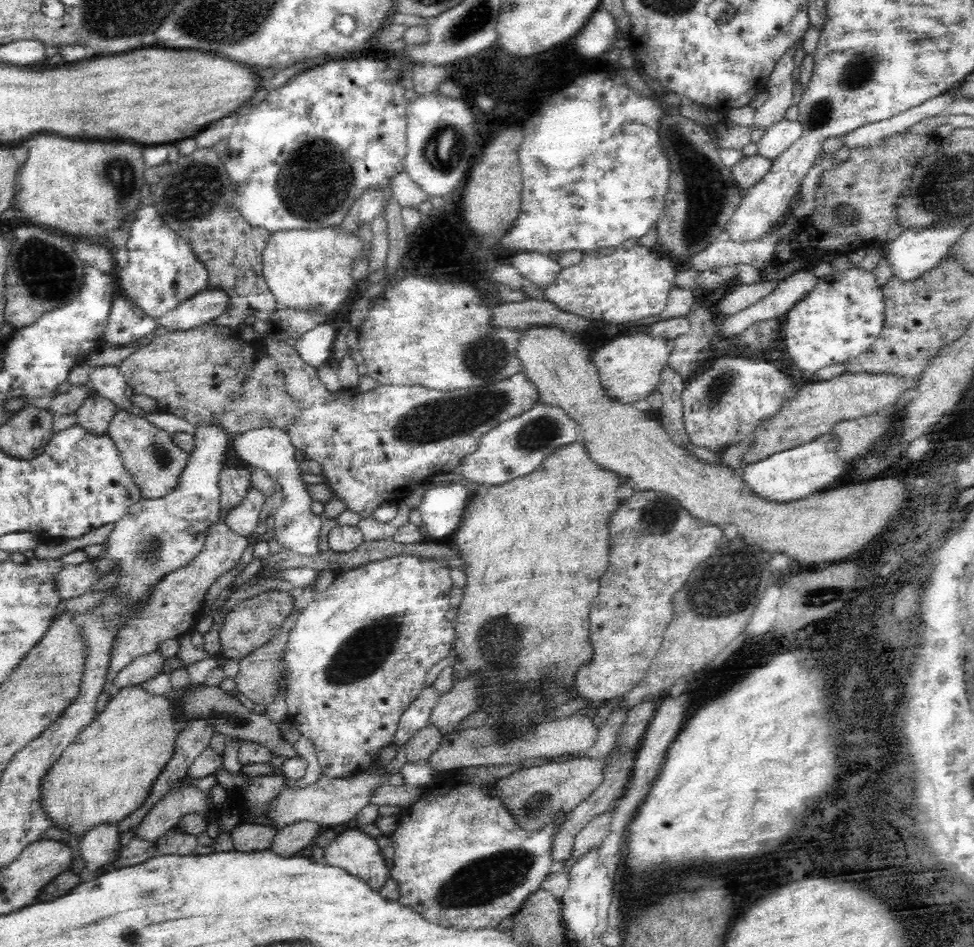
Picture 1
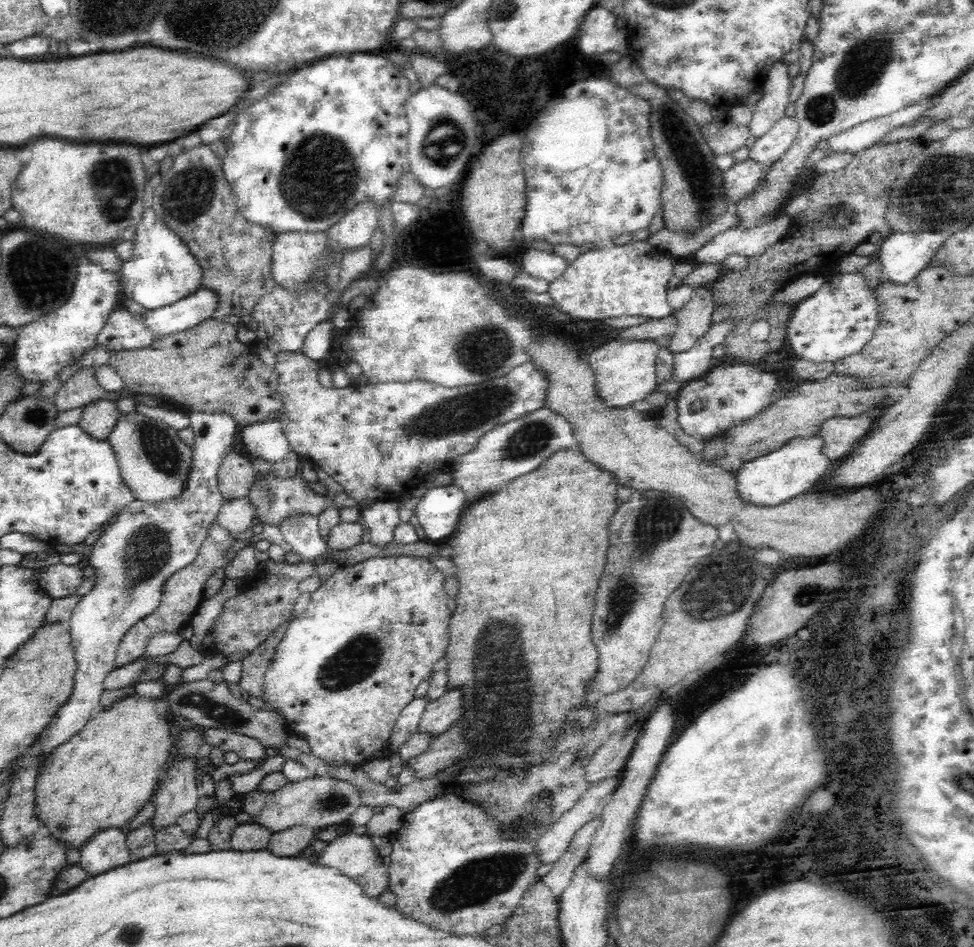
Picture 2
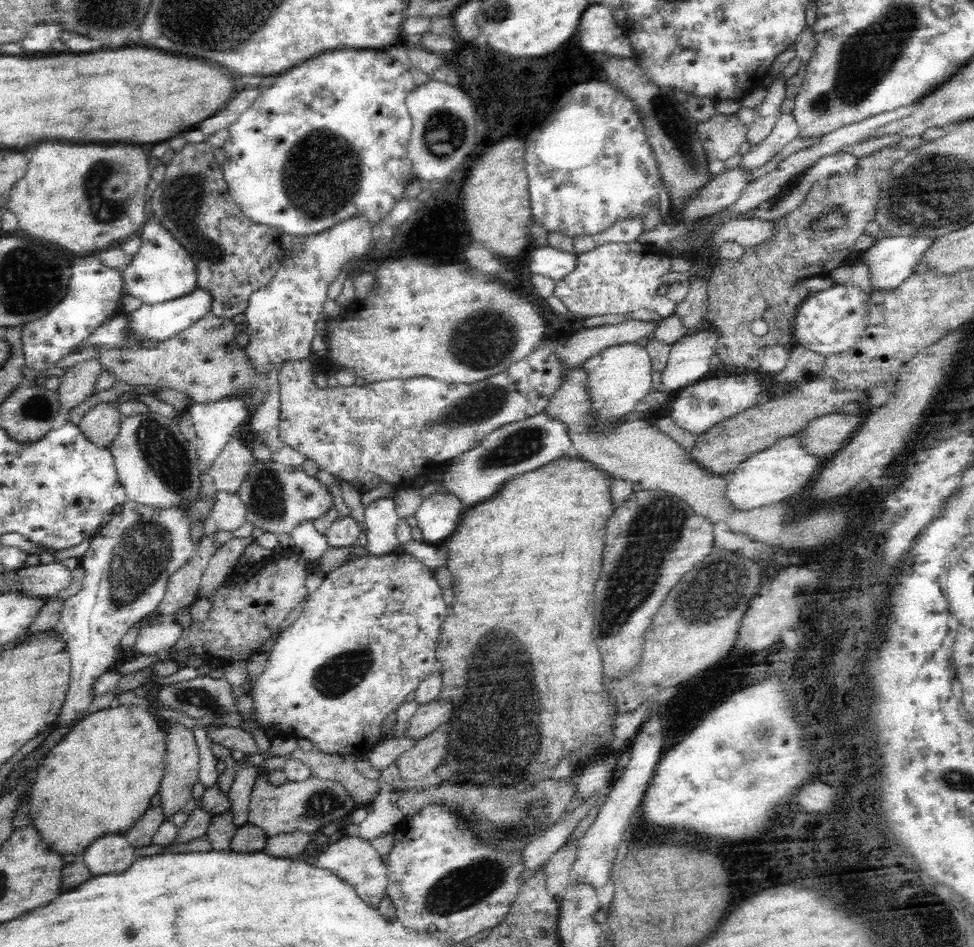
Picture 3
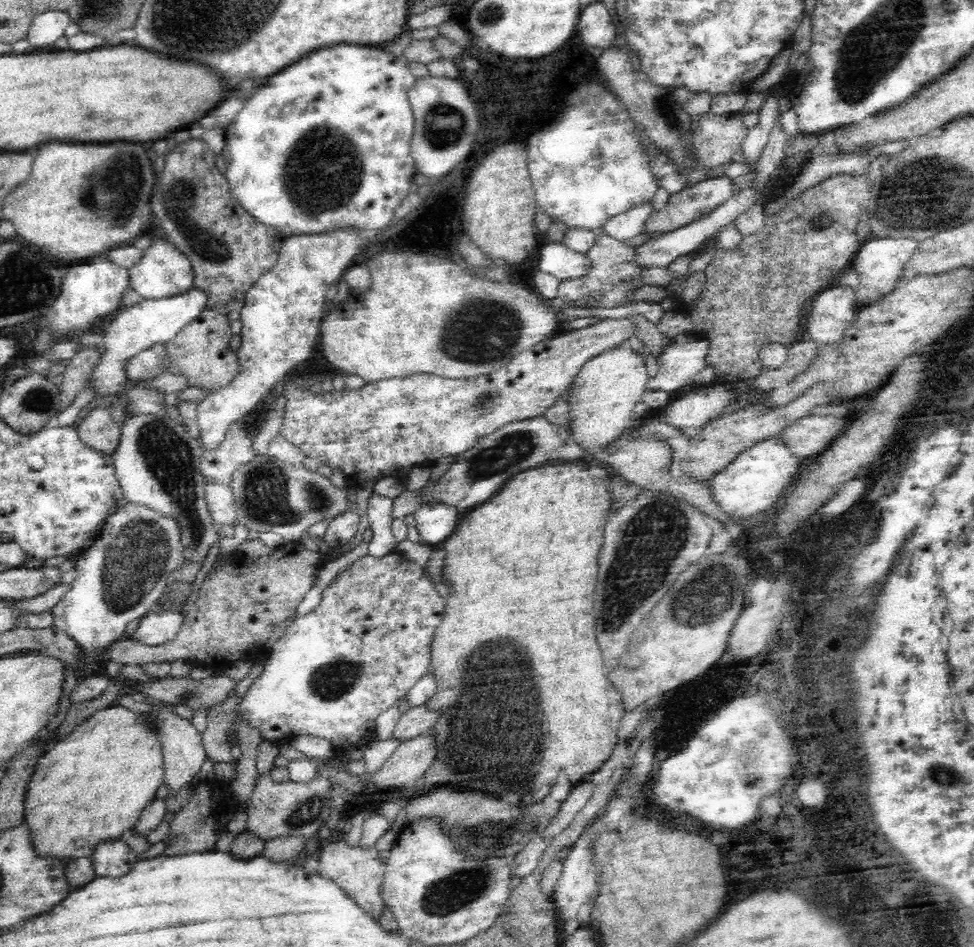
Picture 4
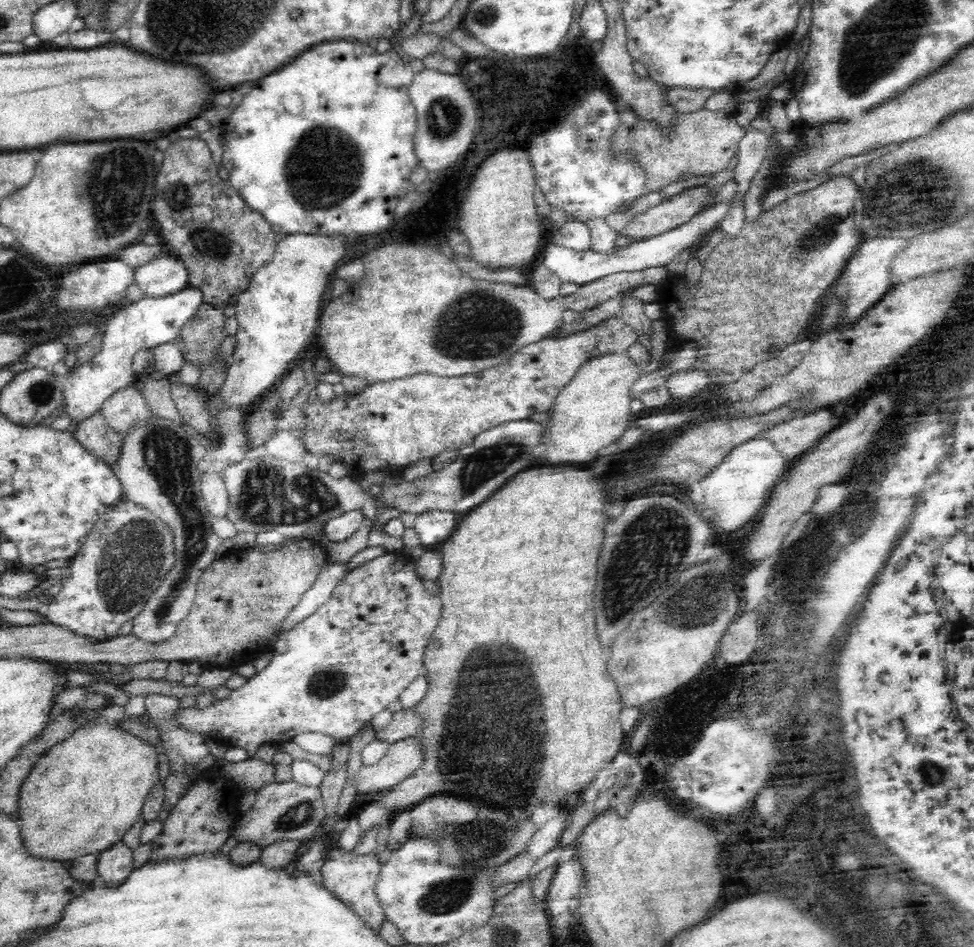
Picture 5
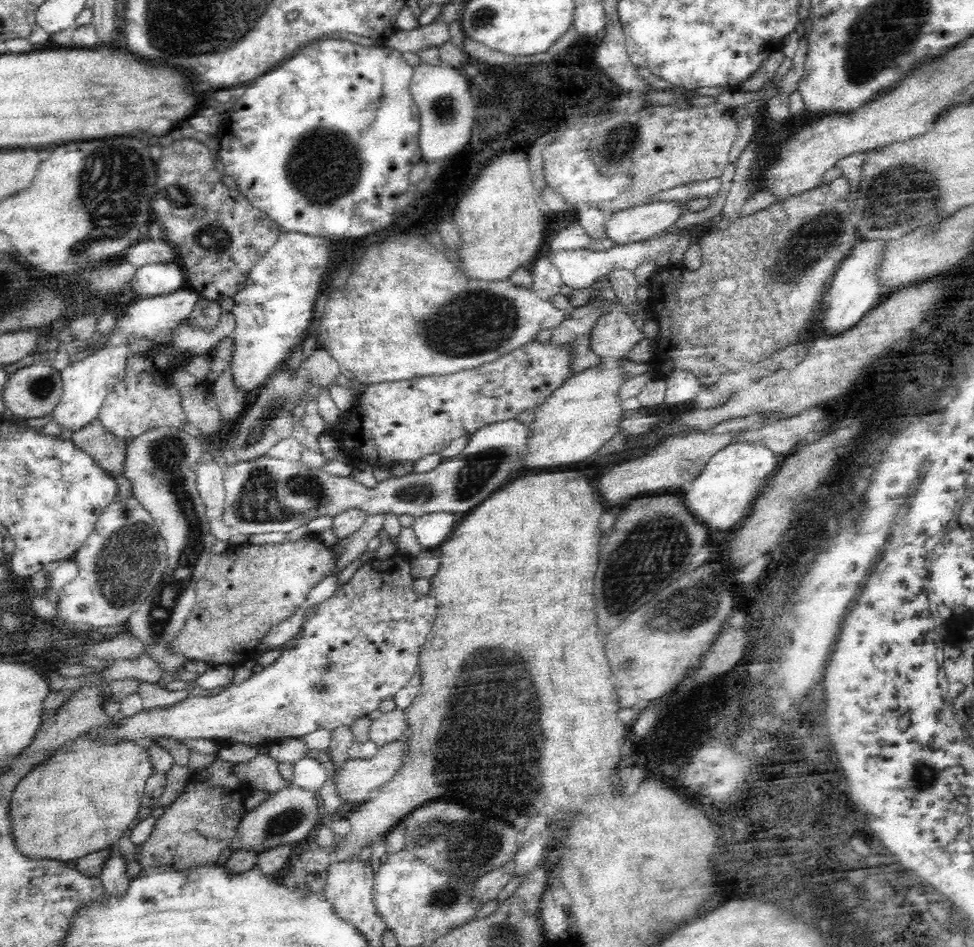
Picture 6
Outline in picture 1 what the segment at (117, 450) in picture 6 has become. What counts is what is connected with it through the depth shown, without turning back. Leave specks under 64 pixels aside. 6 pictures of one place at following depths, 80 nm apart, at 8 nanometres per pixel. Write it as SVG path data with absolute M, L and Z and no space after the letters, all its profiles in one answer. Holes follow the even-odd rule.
M88 393L80 408L76 410L77 424L83 426L91 434L104 436L110 428L112 417L119 408L98 393Z

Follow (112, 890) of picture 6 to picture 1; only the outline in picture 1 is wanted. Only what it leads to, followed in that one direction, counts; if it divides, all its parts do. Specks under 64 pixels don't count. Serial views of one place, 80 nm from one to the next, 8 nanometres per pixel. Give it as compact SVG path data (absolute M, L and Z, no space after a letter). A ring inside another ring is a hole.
M99 824L80 836L80 857L84 859L84 870L96 872L99 868L110 868L120 856L120 835L115 824Z

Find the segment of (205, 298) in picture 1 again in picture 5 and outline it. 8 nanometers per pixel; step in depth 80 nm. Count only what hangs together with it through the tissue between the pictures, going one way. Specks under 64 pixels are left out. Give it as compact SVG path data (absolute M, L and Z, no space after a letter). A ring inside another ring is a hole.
M188 286L168 296L145 296L137 302L123 303L117 307L114 316L105 323L101 348L96 352L96 356L92 356L86 364L80 364L76 374L66 375L66 390L63 390L66 392L64 410L72 416L72 420L82 424L88 417L101 410L104 401L112 396L112 393L118 392L120 388L126 388L132 380L133 356L141 350L173 341L202 302L202 291Z

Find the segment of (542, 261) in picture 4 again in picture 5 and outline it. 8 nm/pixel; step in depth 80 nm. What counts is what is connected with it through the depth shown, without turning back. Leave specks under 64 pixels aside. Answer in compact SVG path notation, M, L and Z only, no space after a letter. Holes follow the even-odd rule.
M730 201L716 203L695 214L688 222L668 230L668 232L646 240L635 241L627 247L618 247L618 250L614 250L614 252L594 252L592 249L576 252L550 243L544 250L543 263L554 274L558 275L564 284L578 286L591 283L615 272L634 272L658 266L665 267L668 262L676 258L678 252L686 250L686 248L693 250L693 246L702 240L702 236L719 228L728 212L730 212Z

